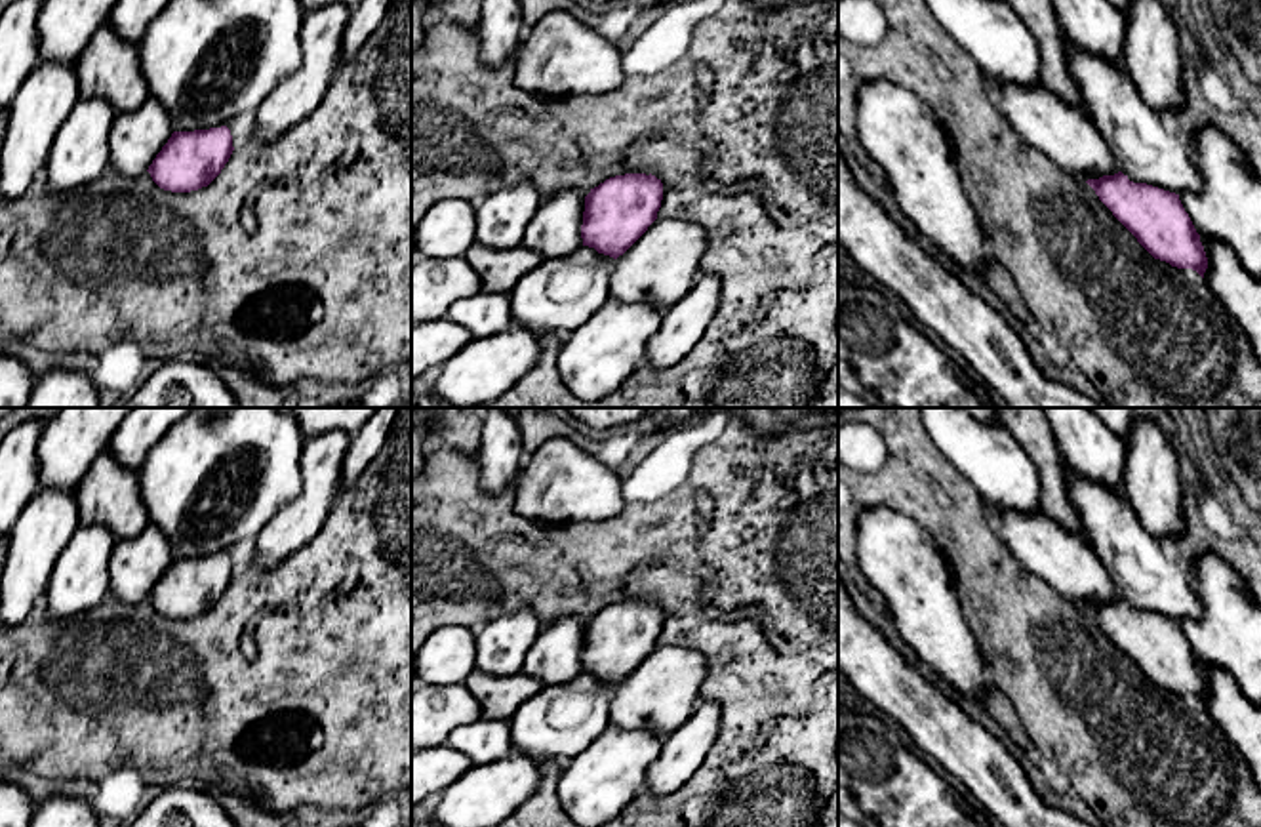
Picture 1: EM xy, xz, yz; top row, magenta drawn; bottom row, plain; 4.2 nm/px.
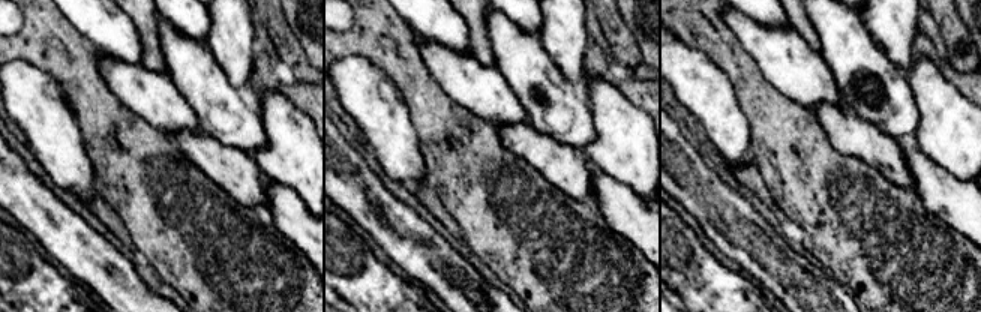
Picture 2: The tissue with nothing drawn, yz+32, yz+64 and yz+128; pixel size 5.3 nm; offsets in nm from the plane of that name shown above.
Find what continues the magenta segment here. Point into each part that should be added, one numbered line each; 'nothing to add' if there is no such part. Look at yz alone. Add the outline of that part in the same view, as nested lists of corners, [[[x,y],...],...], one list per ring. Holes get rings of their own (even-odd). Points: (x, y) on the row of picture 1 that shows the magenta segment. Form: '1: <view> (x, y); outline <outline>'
nothing to add

